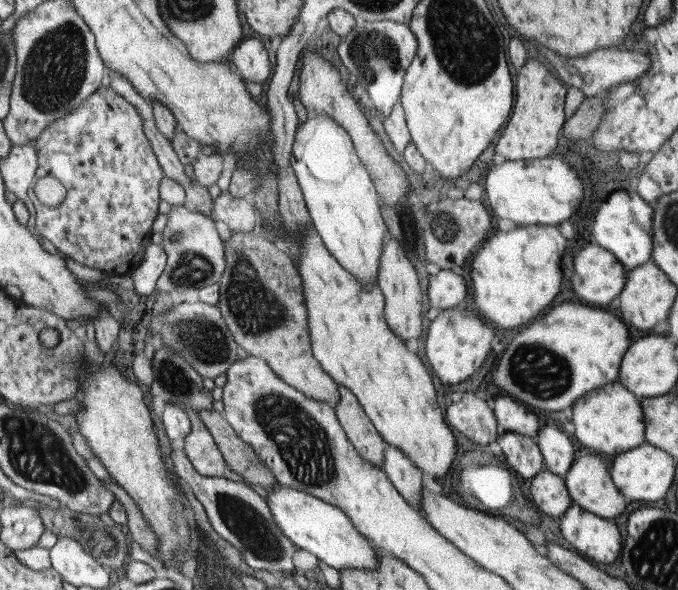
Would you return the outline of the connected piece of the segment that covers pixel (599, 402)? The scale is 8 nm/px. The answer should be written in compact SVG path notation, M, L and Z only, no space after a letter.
M614 382L591 392L592 394L580 398L576 406L572 406L573 432L578 442L584 442L584 446L592 448L596 454L606 452L612 454L611 457L635 449L646 442L643 408L640 408L632 391L628 392L627 387Z

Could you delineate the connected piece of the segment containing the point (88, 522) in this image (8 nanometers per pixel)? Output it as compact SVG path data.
M63 505L60 508L56 508L56 510L50 507L42 507L39 509L39 512L46 527L45 531L52 531L59 538L70 537L76 540L87 554L92 555L107 569L120 571L124 560L128 559L127 533L122 531L124 528L120 523L115 523L114 526L108 526L99 519L98 515L76 513Z

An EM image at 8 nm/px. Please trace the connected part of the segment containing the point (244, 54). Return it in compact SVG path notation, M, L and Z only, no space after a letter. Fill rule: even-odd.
M244 40L235 46L230 63L250 82L264 83L272 72L269 52L260 40Z

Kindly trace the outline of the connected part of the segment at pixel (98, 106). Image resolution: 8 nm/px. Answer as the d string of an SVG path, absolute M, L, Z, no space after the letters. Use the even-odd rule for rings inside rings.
M100 86L70 114L48 125L34 140L38 155L36 178L52 176L67 190L66 198L56 207L36 202L37 232L80 264L113 275L130 275L143 261L152 222L158 216L158 184L164 172L147 138L142 114L123 95L111 87Z

